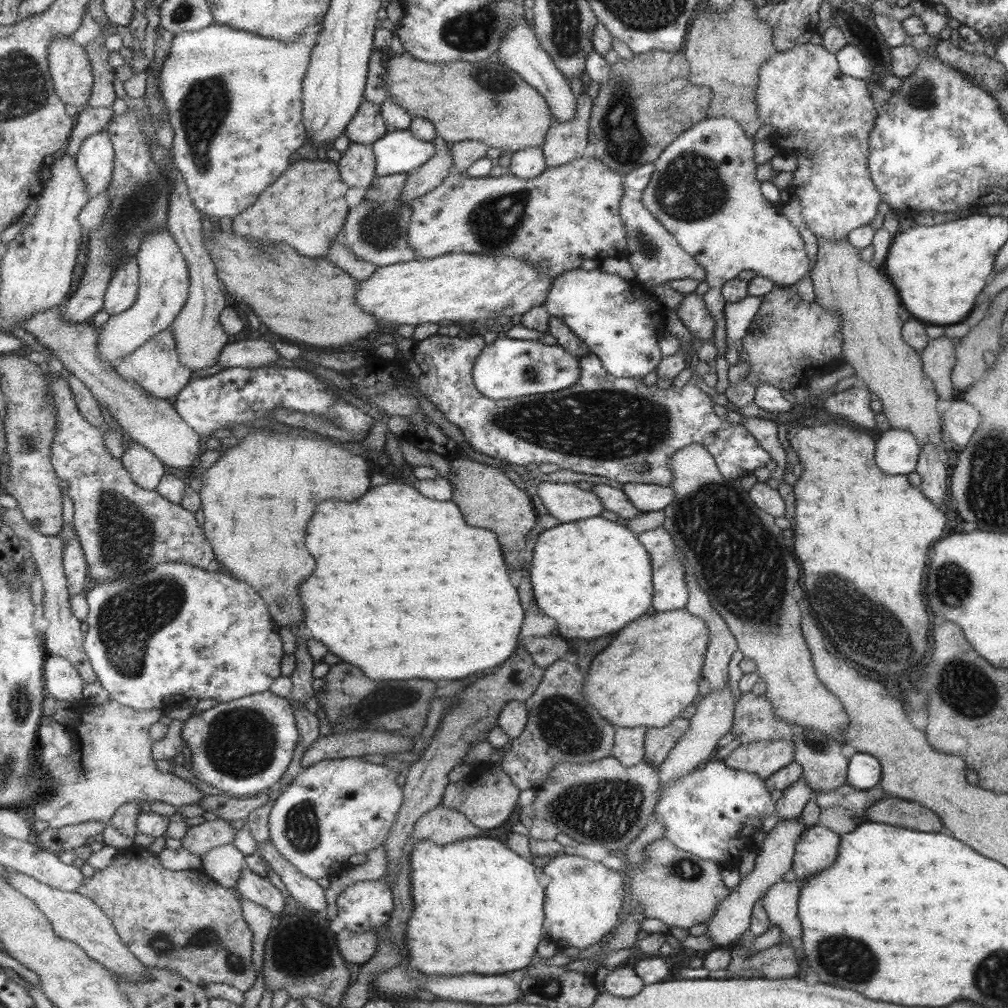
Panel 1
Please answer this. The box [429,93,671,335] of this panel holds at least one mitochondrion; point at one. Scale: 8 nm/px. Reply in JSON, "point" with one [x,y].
{"point":[495,223]}

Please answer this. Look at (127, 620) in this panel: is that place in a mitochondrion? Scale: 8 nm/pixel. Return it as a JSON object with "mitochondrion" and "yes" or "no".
{"mitochondrion":"yes"}

